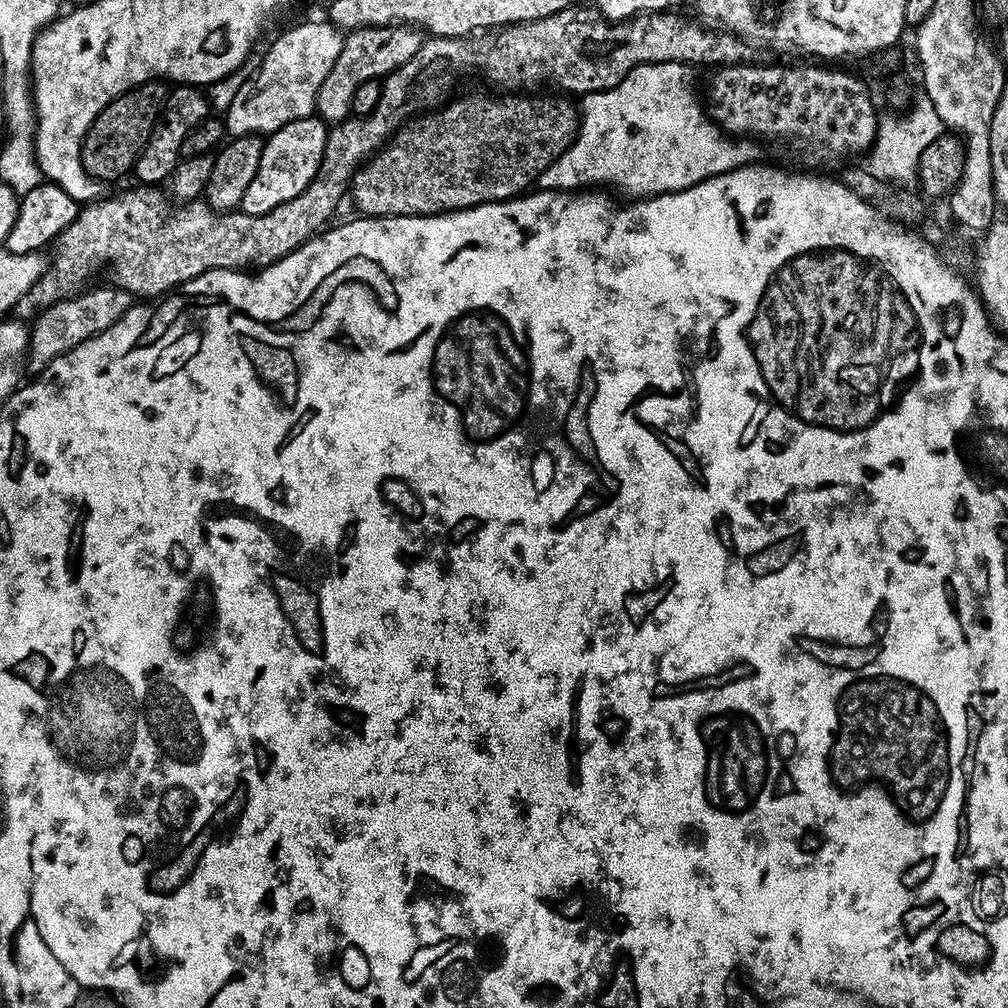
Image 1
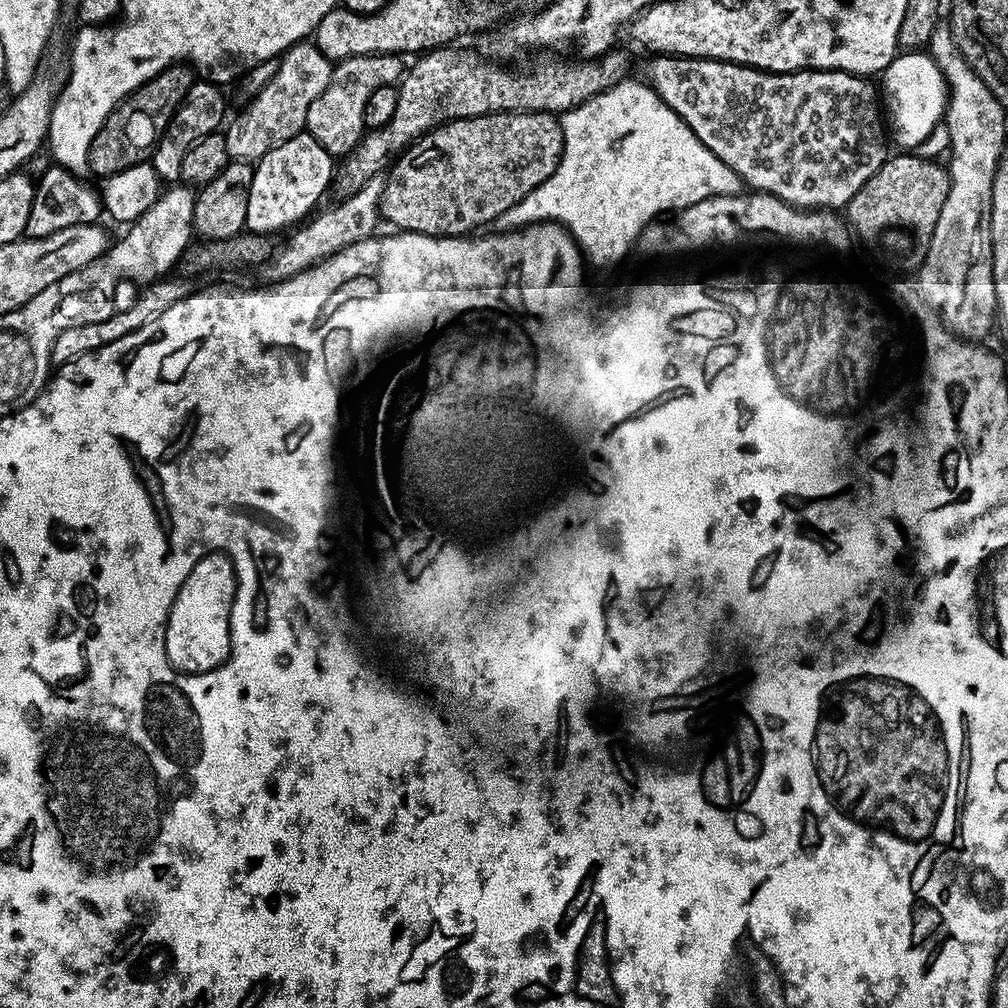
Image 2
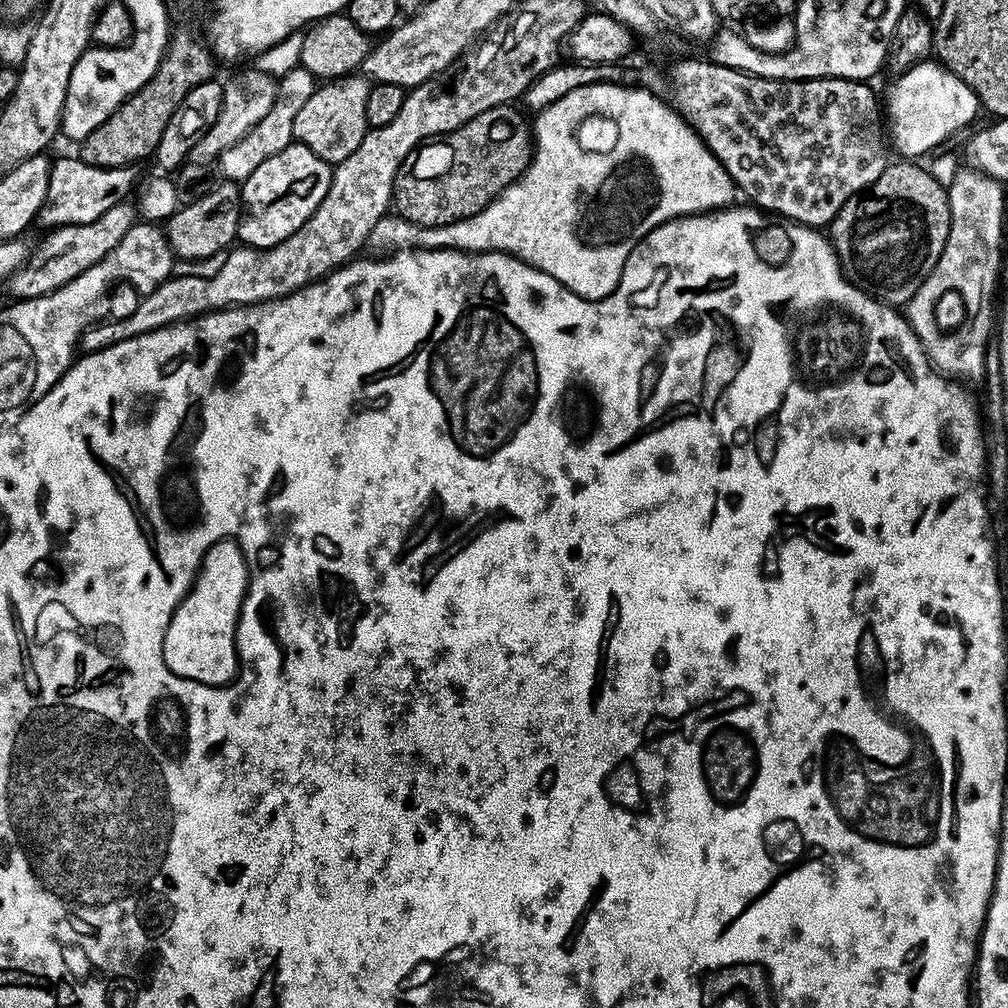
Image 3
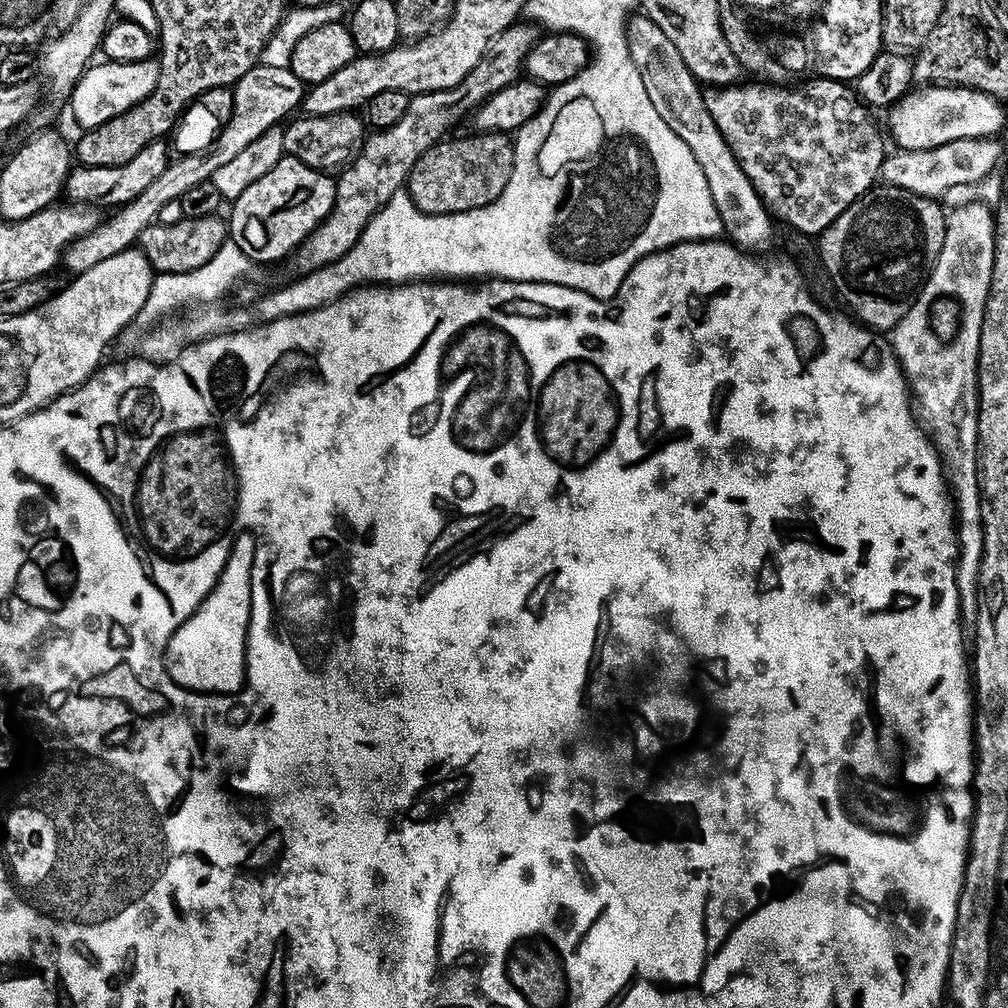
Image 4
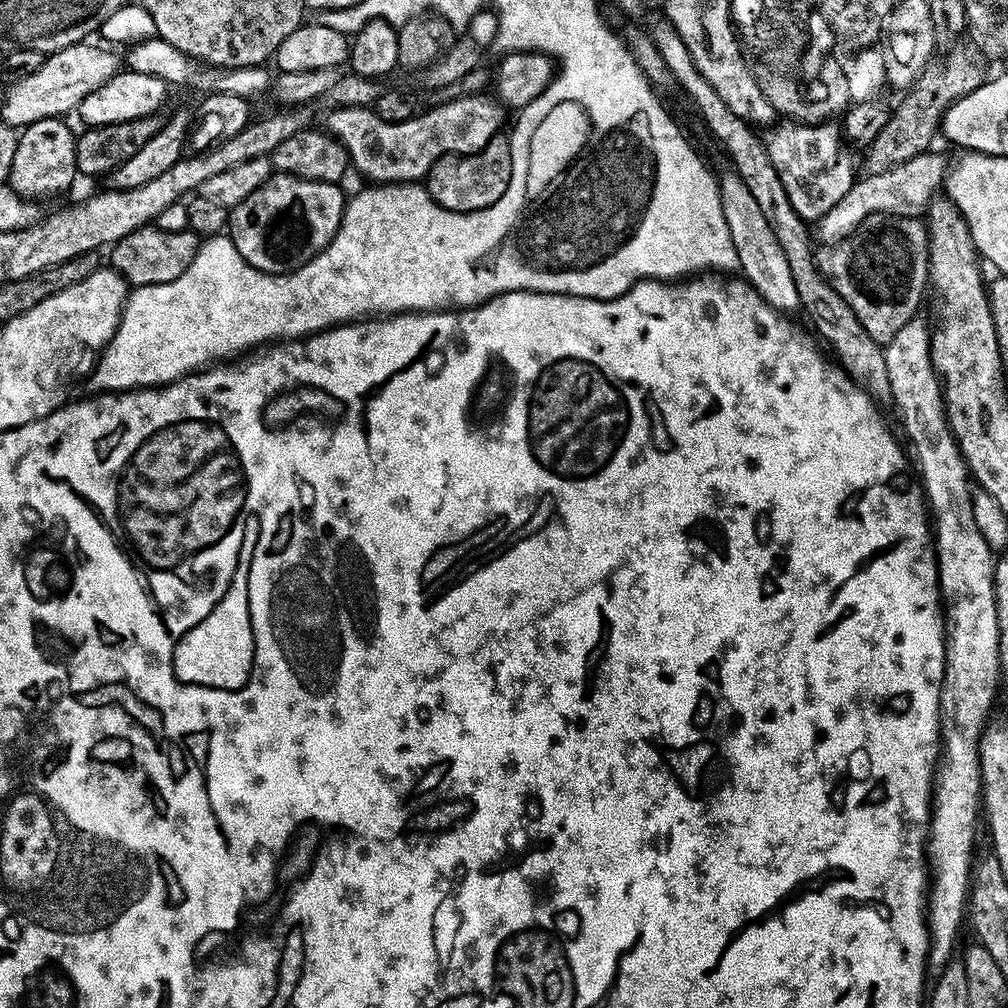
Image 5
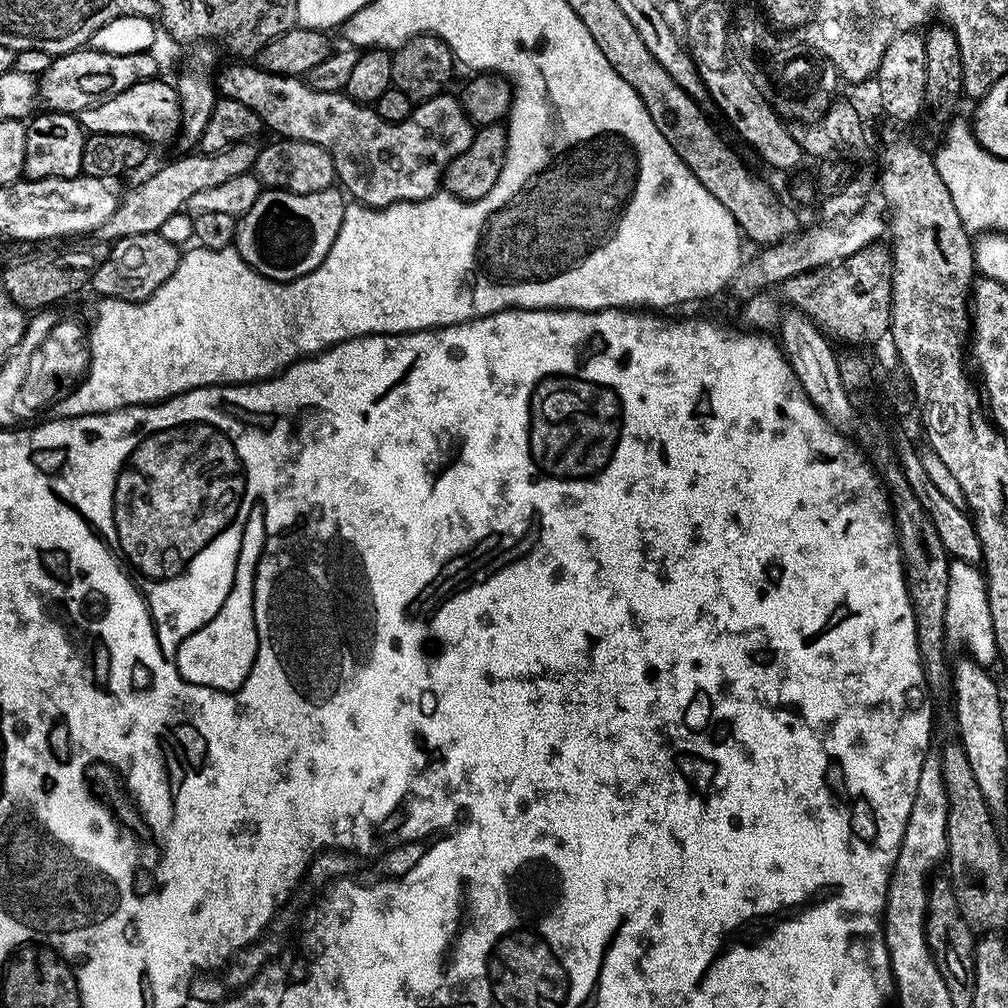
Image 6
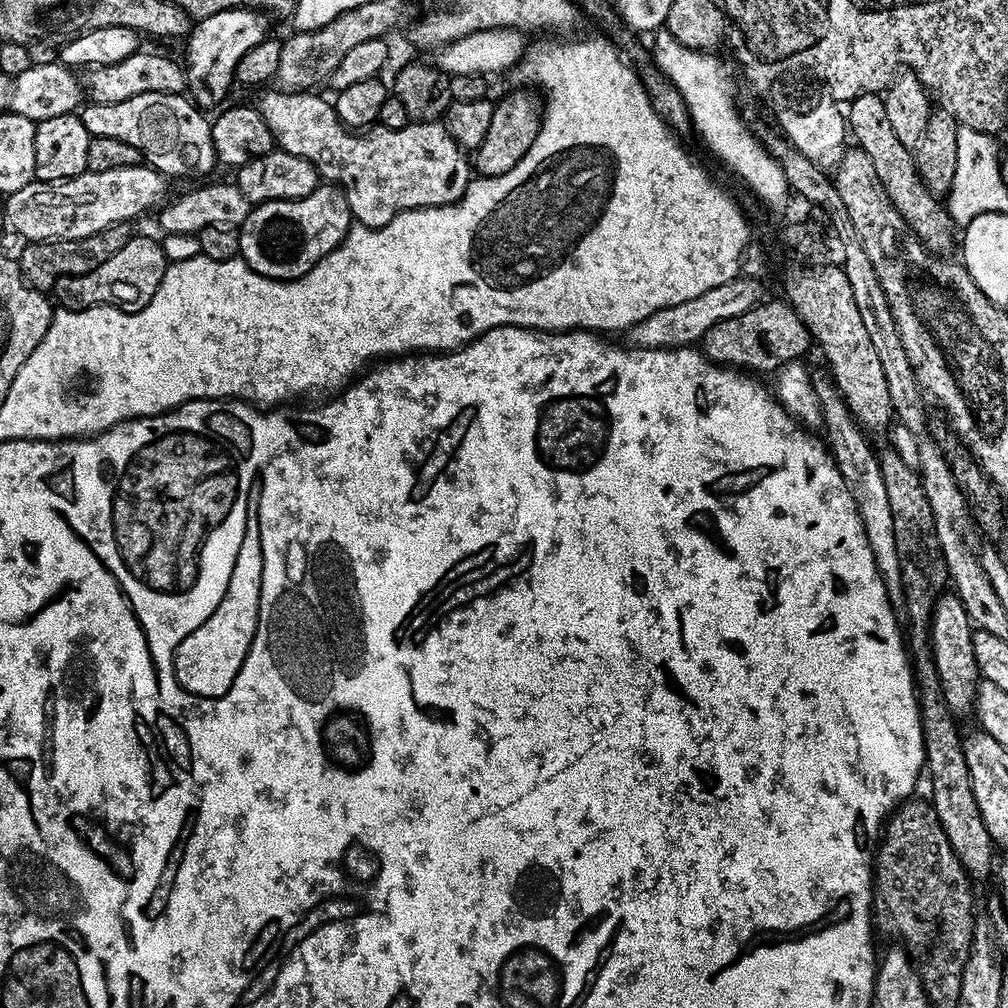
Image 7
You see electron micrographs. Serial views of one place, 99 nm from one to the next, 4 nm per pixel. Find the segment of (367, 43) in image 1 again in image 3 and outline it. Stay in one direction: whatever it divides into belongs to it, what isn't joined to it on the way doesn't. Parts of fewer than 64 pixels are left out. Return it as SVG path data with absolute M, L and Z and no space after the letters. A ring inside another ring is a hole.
M349 74L321 83L294 118L293 141L306 146L306 150L314 150L318 158L333 166L350 158L350 154L362 146L362 138L368 133L366 98L370 98L372 85L373 81L363 74Z

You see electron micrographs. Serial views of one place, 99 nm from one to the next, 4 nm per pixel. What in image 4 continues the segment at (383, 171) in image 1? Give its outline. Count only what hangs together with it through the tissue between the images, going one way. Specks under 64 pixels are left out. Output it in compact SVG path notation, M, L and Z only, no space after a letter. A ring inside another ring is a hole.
M495 130L475 135L460 136L457 140L445 138L418 158L418 162L412 167L412 173L408 175L406 191L420 210L426 214L454 214L481 208L500 197L506 182L510 182L512 163L516 161L512 153L513 137Z

